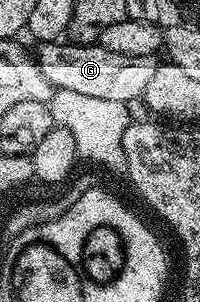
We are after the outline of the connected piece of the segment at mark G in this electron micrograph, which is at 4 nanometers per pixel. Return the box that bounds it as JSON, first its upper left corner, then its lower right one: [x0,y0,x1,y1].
[34,40,158,104]

